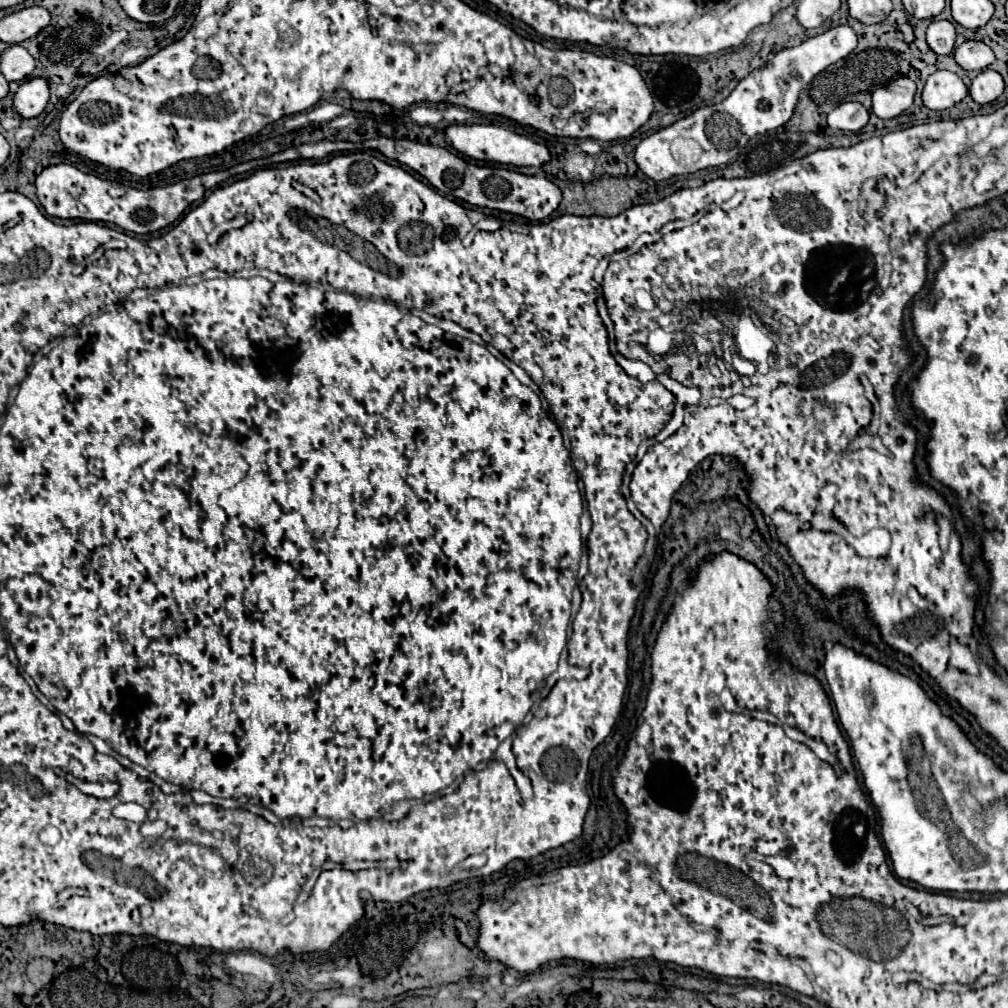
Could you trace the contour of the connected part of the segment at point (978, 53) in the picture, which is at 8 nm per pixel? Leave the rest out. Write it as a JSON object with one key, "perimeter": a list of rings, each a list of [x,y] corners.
{"perimeter":[[[965,40],[955,48],[955,60],[965,70],[987,70],[993,62],[993,50],[979,40]]]}

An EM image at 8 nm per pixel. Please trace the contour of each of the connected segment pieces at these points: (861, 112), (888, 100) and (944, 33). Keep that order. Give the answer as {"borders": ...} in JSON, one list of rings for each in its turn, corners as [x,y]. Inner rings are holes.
{"borders":[[[[859,102],[839,104],[827,116],[827,126],[831,130],[843,130],[843,132],[859,132],[867,122],[869,122],[869,112]]],[[[907,78],[893,80],[891,84],[877,88],[871,94],[871,110],[877,118],[889,120],[903,114],[911,104],[915,96],[915,82]]],[[[933,20],[927,28],[927,44],[935,54],[951,54],[955,46],[955,26],[947,20]]]]}

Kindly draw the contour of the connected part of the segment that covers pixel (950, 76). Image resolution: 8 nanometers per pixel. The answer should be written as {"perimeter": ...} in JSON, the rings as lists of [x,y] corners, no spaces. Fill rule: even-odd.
{"perimeter":[[[939,70],[931,74],[921,92],[923,104],[929,110],[947,110],[959,104],[965,96],[967,96],[967,86],[957,74],[949,70]]]}

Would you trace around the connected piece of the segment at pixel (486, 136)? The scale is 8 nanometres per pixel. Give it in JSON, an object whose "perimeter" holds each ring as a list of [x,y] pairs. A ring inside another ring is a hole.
{"perimeter":[[[453,124],[445,128],[445,136],[449,138],[451,146],[475,160],[485,162],[499,162],[499,164],[513,164],[513,166],[543,166],[551,156],[543,144],[533,142],[531,138],[519,136],[511,130],[505,130],[495,124]]]}

